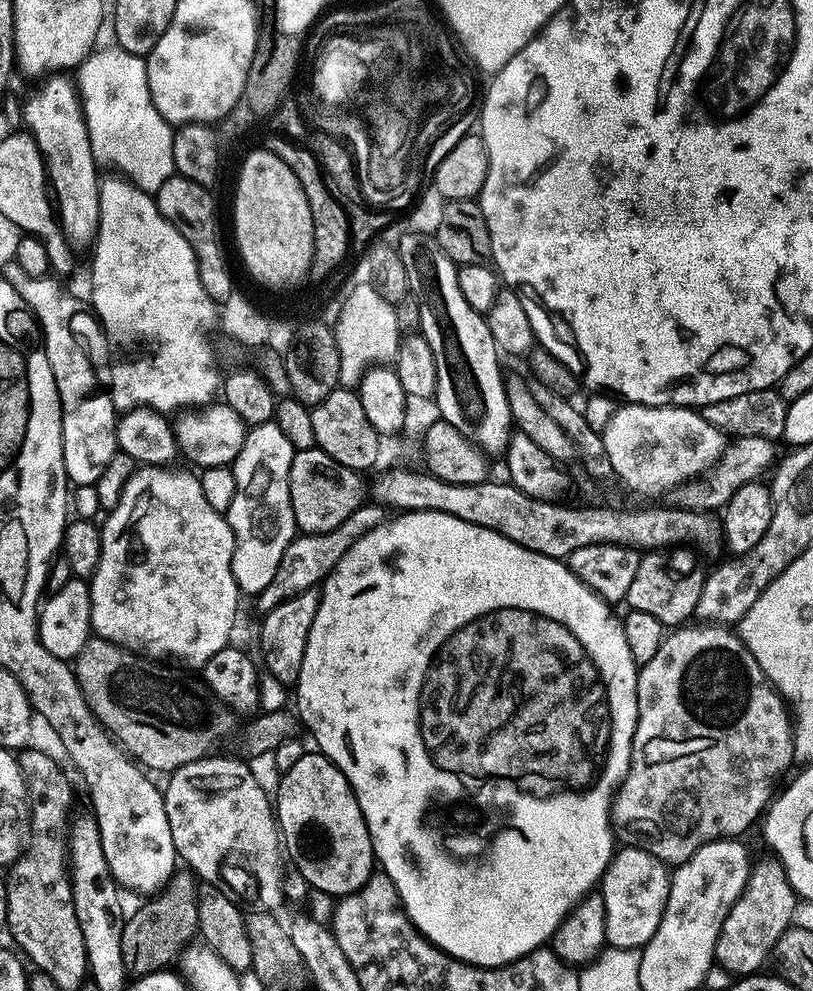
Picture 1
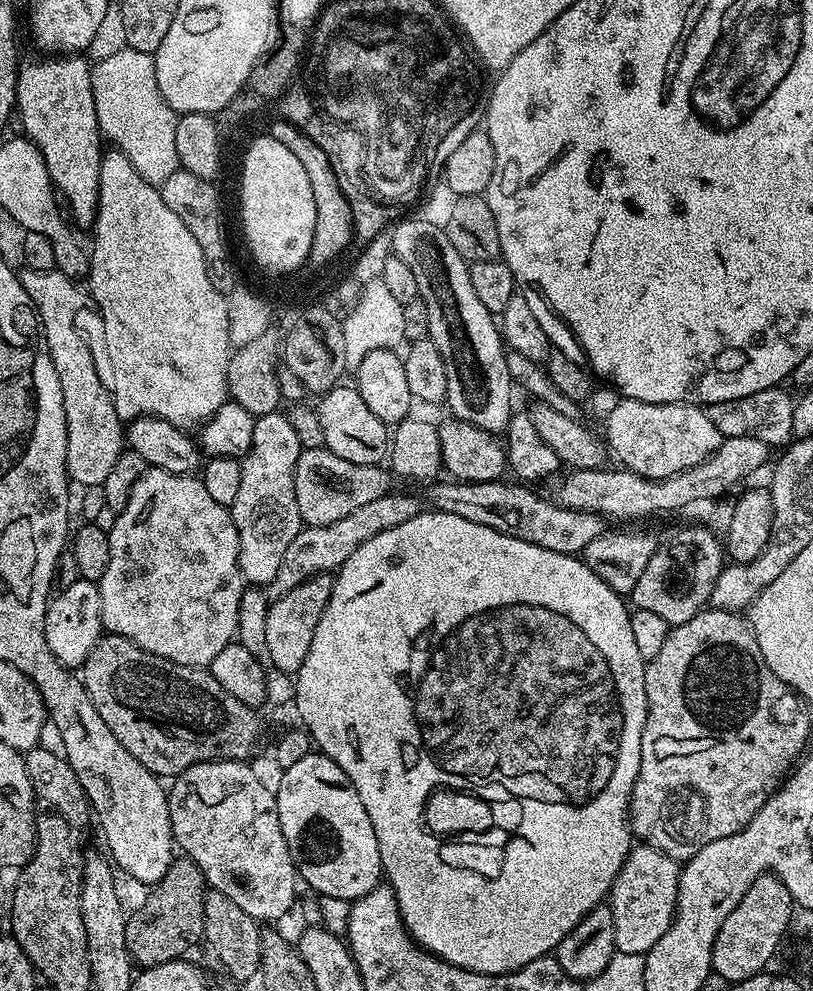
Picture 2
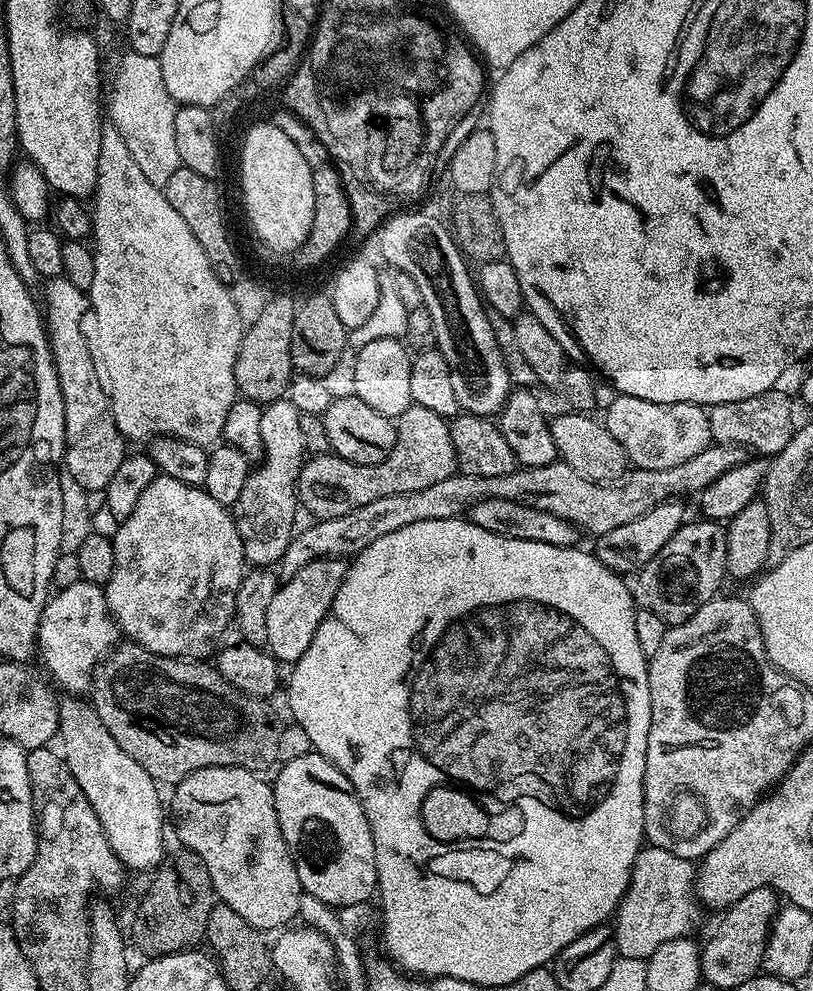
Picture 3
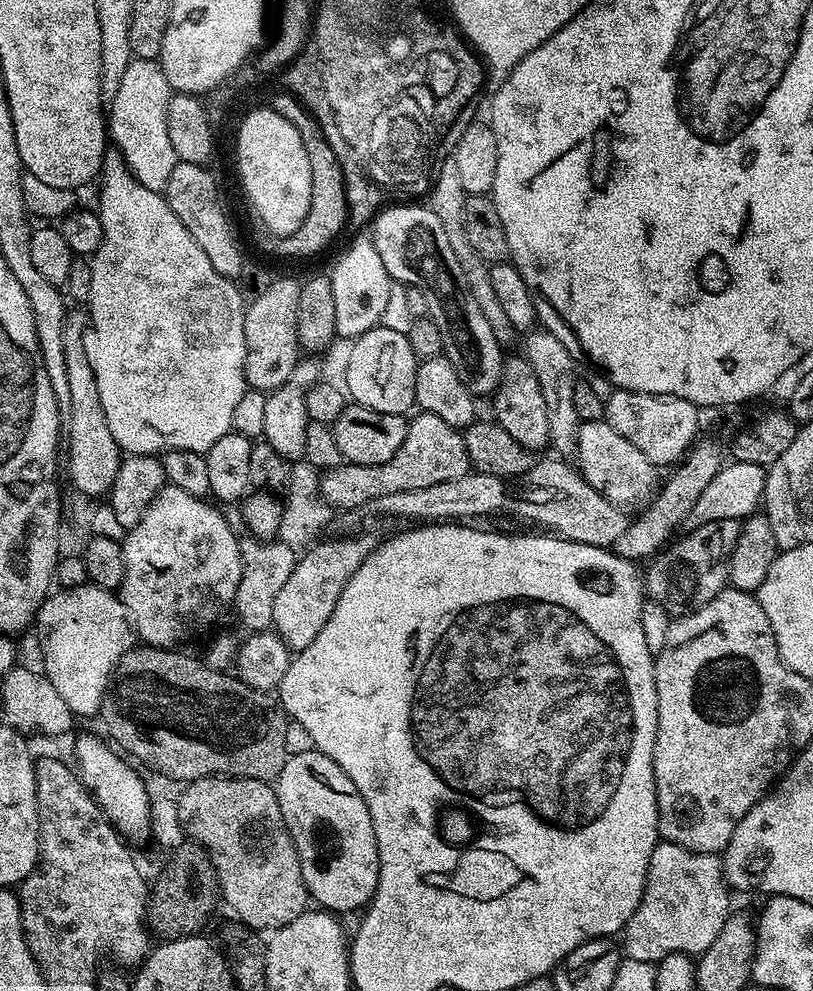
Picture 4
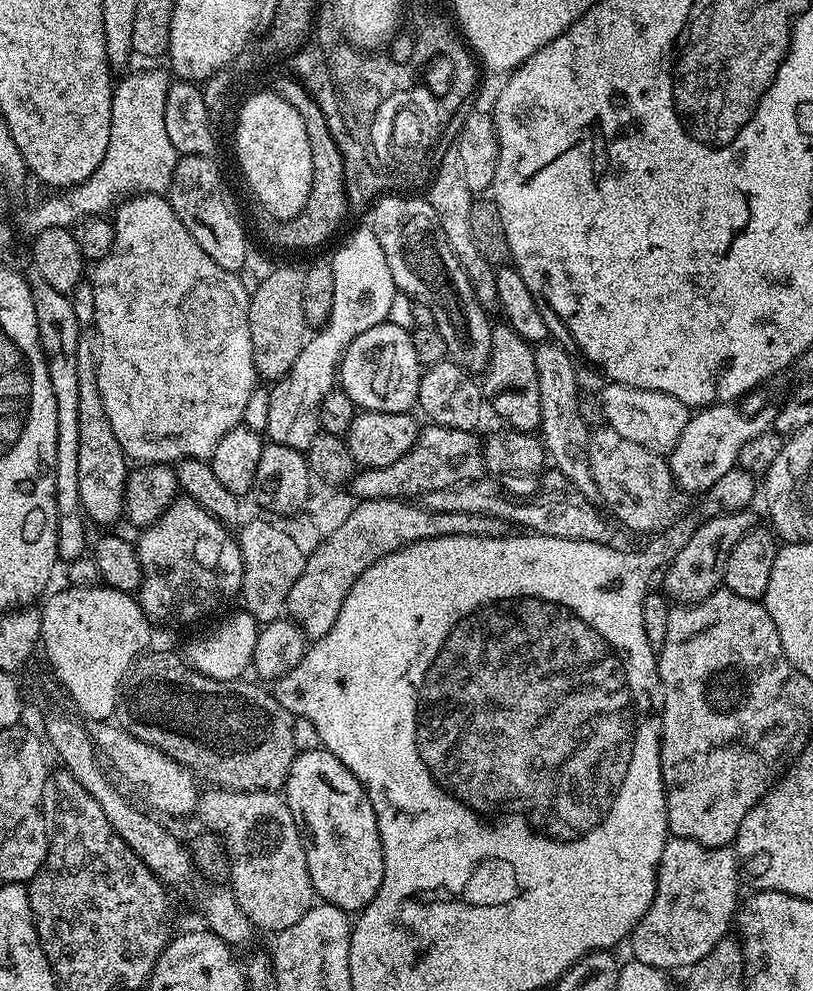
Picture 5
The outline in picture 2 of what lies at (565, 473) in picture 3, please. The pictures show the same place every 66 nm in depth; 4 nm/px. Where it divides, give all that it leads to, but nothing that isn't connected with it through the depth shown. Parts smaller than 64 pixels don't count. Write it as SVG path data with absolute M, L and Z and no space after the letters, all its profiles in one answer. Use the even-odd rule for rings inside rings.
M729 436L721 439L720 445L708 455L698 466L690 466L690 470L682 470L665 480L647 480L645 476L635 476L627 470L615 470L616 472L604 472L599 468L577 468L569 471L569 476L560 480L556 488L555 503L564 508L573 508L583 512L593 512L599 516L612 520L638 520L642 516L656 516L659 512L676 512L679 508L688 508L691 504L700 504L703 500L716 500L724 496L735 484L743 485L747 476L752 476L768 460L770 446L766 442L758 442L758 438L734 438ZM385 494L382 498L374 498L374 502L366 502L366 506L358 506L358 510L346 514L346 518L338 518L338 522L330 526L301 527L294 542L286 546L286 554L282 554L282 566L278 566L278 574L274 574L266 586L269 601L282 598L294 590L294 586L306 582L311 576L335 573L346 562L346 558L350 558L350 554L362 546L362 542L374 538L374 534L382 530L400 526L402 522L417 516L421 510L422 504L412 496Z

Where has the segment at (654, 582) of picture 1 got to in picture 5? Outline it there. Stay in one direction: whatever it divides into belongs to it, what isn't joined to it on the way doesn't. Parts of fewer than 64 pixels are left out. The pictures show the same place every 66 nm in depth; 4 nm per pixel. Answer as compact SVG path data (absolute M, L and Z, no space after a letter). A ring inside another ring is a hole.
M752 510L727 512L697 523L690 542L686 542L686 546L678 553L678 558L674 558L663 569L662 588L669 601L680 606L697 604L721 587L724 582L726 558L730 558L730 550L734 550L734 546L738 546L738 542L742 542L745 534L751 532L757 524L758 520Z

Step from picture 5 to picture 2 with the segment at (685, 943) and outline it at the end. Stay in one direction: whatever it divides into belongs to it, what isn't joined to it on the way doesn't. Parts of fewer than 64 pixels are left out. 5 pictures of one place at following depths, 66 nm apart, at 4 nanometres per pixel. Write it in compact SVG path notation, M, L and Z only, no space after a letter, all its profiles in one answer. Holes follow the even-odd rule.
M636 846L627 857L623 857L620 869L610 889L610 907L614 918L614 942L617 952L638 954L644 956L666 934L672 924L672 917L676 914L676 899L678 898L678 882L682 875L682 868L677 861L671 860L666 854L647 846Z

